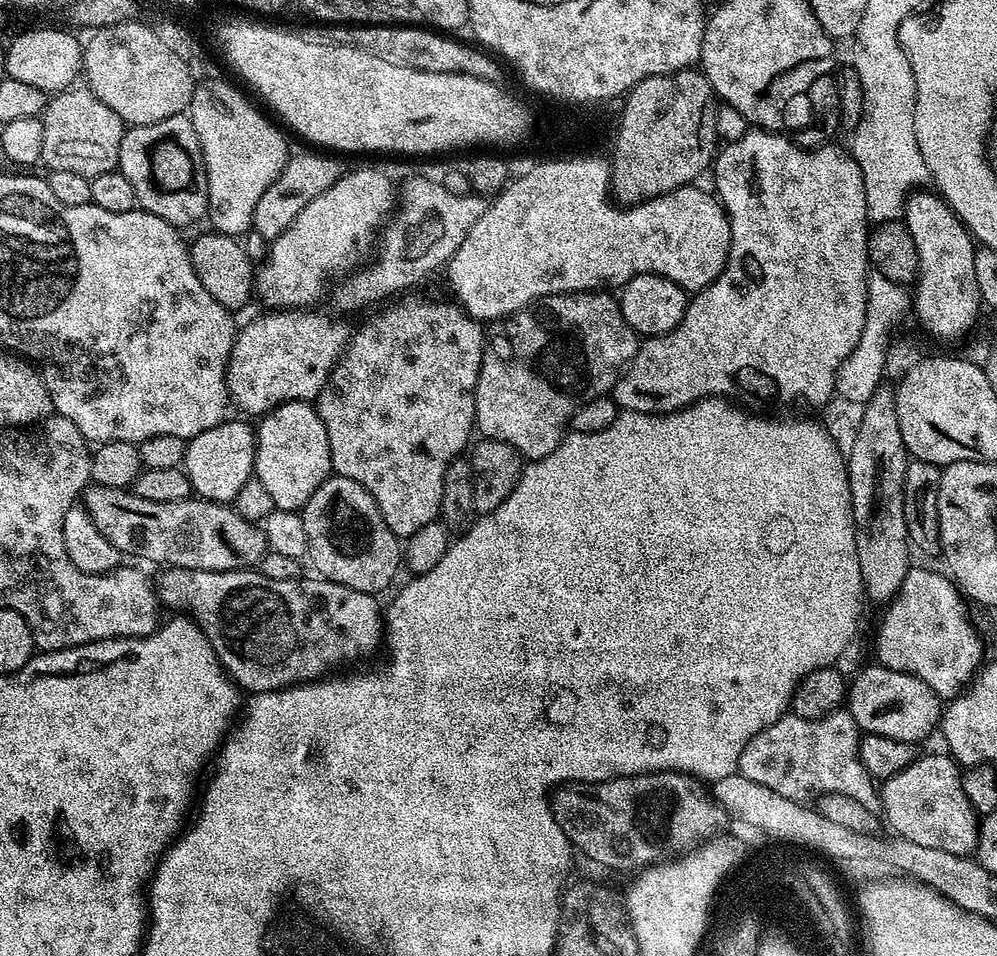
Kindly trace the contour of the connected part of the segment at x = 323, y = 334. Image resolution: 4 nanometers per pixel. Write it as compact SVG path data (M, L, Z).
M268 310L263 314L236 333L228 359L231 403L263 414L291 400L315 401L344 355L350 331L342 321L327 320L316 310Z

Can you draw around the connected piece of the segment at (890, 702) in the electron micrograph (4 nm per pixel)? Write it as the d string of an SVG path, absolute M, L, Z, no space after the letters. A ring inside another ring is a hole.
M872 662L869 668L864 668L860 676L851 677L847 685L846 710L854 718L854 722L859 726L861 733L873 732L886 738L898 738L898 742L919 745L920 740L924 740L932 731L937 731L942 720L942 700L937 696L926 682L922 682L918 677L911 676L898 670L890 670L879 662Z

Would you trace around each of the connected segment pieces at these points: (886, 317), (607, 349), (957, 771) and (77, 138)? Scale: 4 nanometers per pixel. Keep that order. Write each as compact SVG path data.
M871 269L869 271L867 276L866 322L863 324L857 346L847 355L842 366L836 371L835 395L837 397L866 405L877 395L878 386L885 377L888 347L892 343L889 332L905 316L907 310L909 313L911 306L911 295L903 285L892 282L880 274L878 270Z
M604 290L595 292L563 292L557 296L545 296L543 300L538 300L535 304L512 313L500 326L500 340L489 339L487 341L484 360L480 364L480 373L476 383L476 428L481 437L509 444L510 447L520 453L525 461L541 460L546 458L546 454L553 452L563 442L572 415L582 405L594 398L611 393L613 386L620 379L624 369L631 364L632 359L636 356L638 337L636 331L622 318L622 310L617 297Z
M921 755L910 766L900 772L895 772L889 780L883 781L880 788L880 803L882 816L893 829L895 835L906 838L910 842L918 842L918 846L934 846L934 850L946 850L946 854L958 854L971 857L979 842L980 823L975 809L963 789L962 768L951 755L924 756Z
M87 86L65 88L49 99L42 113L43 167L48 170L74 170L89 178L113 171L120 163L120 147L126 131L124 121Z

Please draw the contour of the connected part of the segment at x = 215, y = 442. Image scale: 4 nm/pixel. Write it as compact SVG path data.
M225 418L218 426L193 436L182 465L197 497L217 502L232 502L254 476L256 466L256 433L244 420Z

